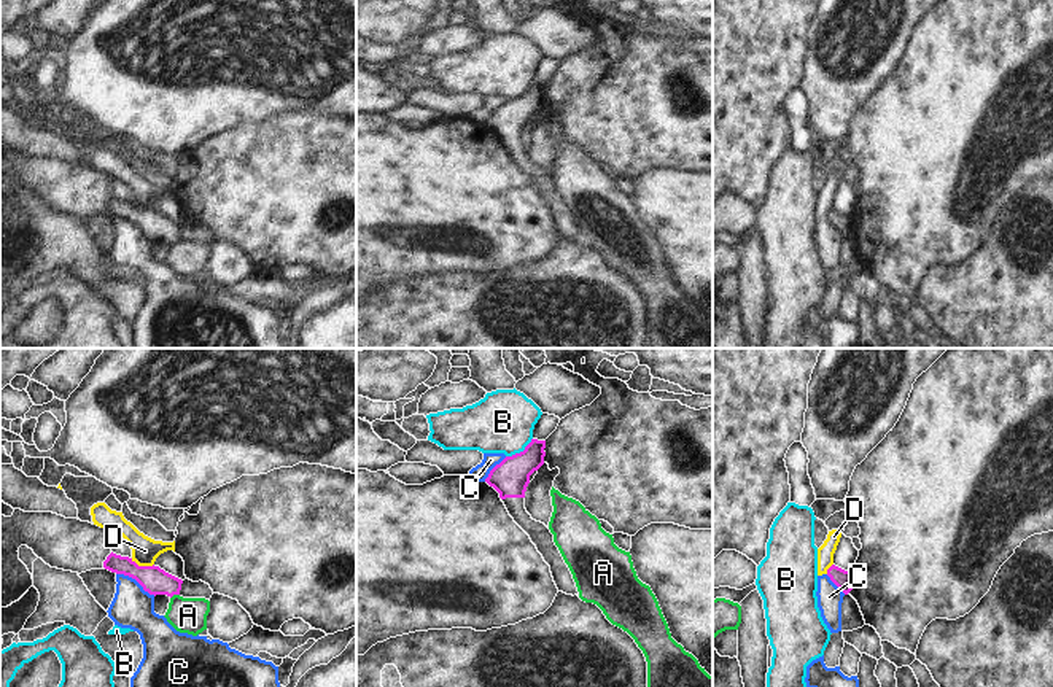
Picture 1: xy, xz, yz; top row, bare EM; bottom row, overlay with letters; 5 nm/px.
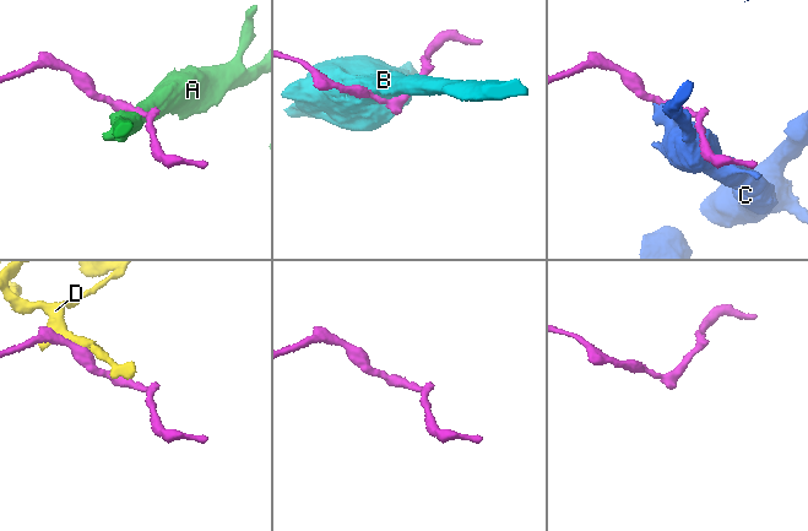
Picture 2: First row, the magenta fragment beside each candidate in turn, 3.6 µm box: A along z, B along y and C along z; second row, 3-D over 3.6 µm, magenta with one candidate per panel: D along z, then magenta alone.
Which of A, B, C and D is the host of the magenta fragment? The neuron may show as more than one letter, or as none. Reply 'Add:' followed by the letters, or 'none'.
Add: none

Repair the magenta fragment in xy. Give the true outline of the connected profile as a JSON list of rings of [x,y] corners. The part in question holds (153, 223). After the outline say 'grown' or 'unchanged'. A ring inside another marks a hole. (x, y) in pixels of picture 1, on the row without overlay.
[[[110,197],[103,212],[135,223],[150,239],[180,239],[183,224],[165,216],[159,210],[138,210],[132,202]]] | unchanged

